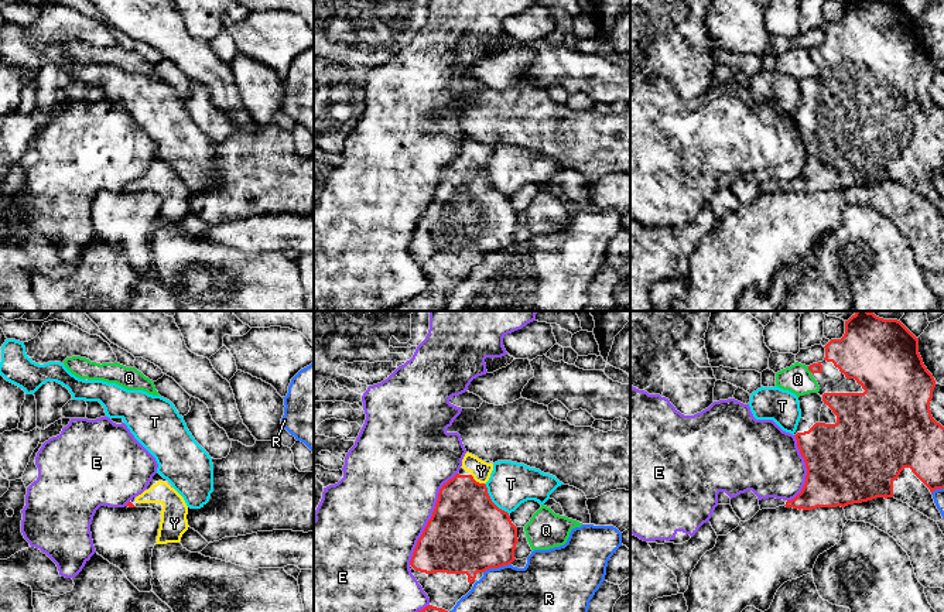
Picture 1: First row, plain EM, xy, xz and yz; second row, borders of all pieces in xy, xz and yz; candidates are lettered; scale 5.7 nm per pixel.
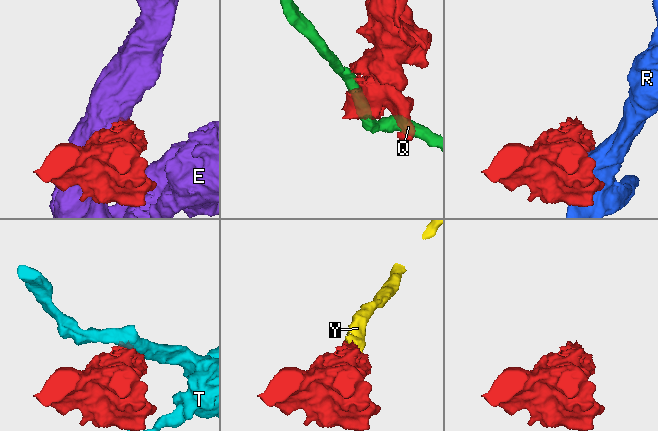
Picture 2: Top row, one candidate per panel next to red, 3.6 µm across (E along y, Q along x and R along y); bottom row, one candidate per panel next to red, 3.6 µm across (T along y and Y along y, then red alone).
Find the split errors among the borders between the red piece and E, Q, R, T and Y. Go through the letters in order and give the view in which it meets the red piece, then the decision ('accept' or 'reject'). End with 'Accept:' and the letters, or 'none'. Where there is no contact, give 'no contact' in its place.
E: contact in xz; reject
Q: contact in yz; reject
R: contact in xz; reject
T: contact in xz; reject
Y: contact in xz; accept
Accept: Y

